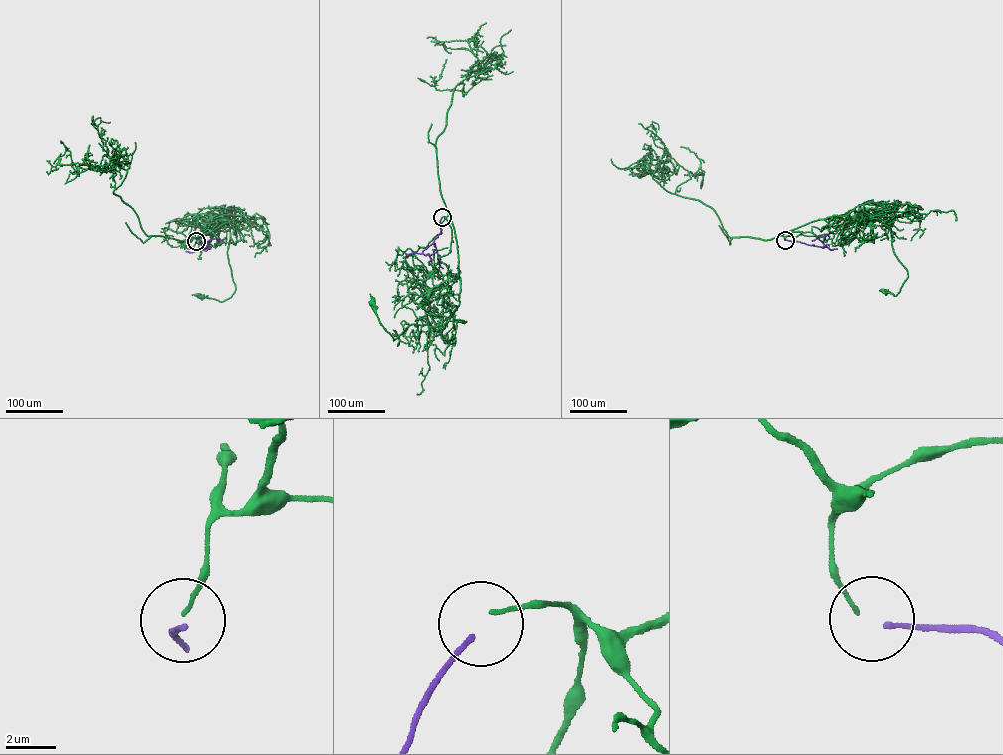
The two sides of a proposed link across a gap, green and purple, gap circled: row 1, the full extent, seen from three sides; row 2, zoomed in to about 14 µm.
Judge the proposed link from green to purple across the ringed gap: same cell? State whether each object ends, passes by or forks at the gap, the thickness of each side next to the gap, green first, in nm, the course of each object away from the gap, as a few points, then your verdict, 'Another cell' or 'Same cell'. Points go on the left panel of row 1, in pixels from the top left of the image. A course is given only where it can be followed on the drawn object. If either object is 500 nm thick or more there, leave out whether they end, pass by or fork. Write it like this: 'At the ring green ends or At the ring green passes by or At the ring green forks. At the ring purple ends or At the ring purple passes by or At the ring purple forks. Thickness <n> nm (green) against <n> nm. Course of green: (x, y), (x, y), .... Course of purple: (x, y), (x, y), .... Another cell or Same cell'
At the ring green ends. At the ring purple ends. Thickness 140 nm (green) against 200 nm. Course of green: (196, 241), (230, 221), (241, 221), (241, 211), (235, 208), (227, 253), (235, 292), (222, 301), (200, 295). Course of purple: (196, 241), (203, 244), (203, 247), (198, 249), (204, 250), (208, 240), (222, 239). Same cell

